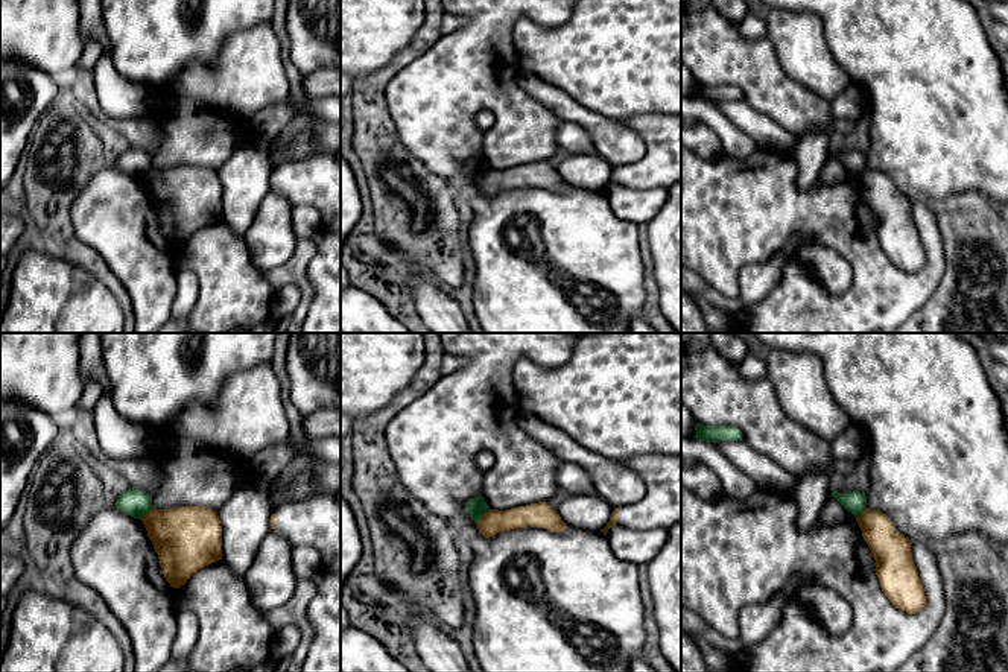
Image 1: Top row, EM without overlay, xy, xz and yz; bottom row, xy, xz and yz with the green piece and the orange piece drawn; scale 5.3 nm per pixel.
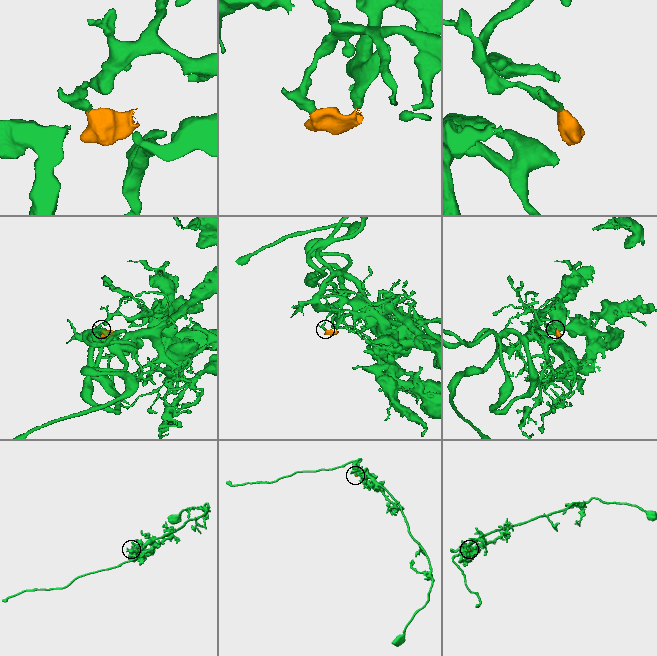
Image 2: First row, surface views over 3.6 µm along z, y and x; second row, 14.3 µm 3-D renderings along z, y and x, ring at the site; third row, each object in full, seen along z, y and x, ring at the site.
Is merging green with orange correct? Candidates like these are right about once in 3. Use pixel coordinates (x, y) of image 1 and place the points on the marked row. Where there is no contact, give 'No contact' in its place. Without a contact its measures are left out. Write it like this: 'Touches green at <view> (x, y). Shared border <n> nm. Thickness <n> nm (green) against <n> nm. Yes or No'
Touches green at xz (482, 514). Shared border 110 nm. Thickness 110 nm (green) against 120 nm. No

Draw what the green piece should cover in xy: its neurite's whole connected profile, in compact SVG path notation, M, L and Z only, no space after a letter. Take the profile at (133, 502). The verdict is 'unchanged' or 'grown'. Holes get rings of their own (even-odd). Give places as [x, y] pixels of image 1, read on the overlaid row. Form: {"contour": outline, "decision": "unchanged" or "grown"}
{"contour": "M129 488L128 491L119 496L116 506L122 512L141 520L144 514L154 508L152 494Z", "decision": "unchanged"}

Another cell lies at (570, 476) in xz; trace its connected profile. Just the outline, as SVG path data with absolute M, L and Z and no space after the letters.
M564 462L556 470L556 482L561 488L573 494L582 494L594 490L590 473L573 462Z

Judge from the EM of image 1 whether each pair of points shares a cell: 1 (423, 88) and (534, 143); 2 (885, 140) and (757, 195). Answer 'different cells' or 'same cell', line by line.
1: same cell
2: different cells

